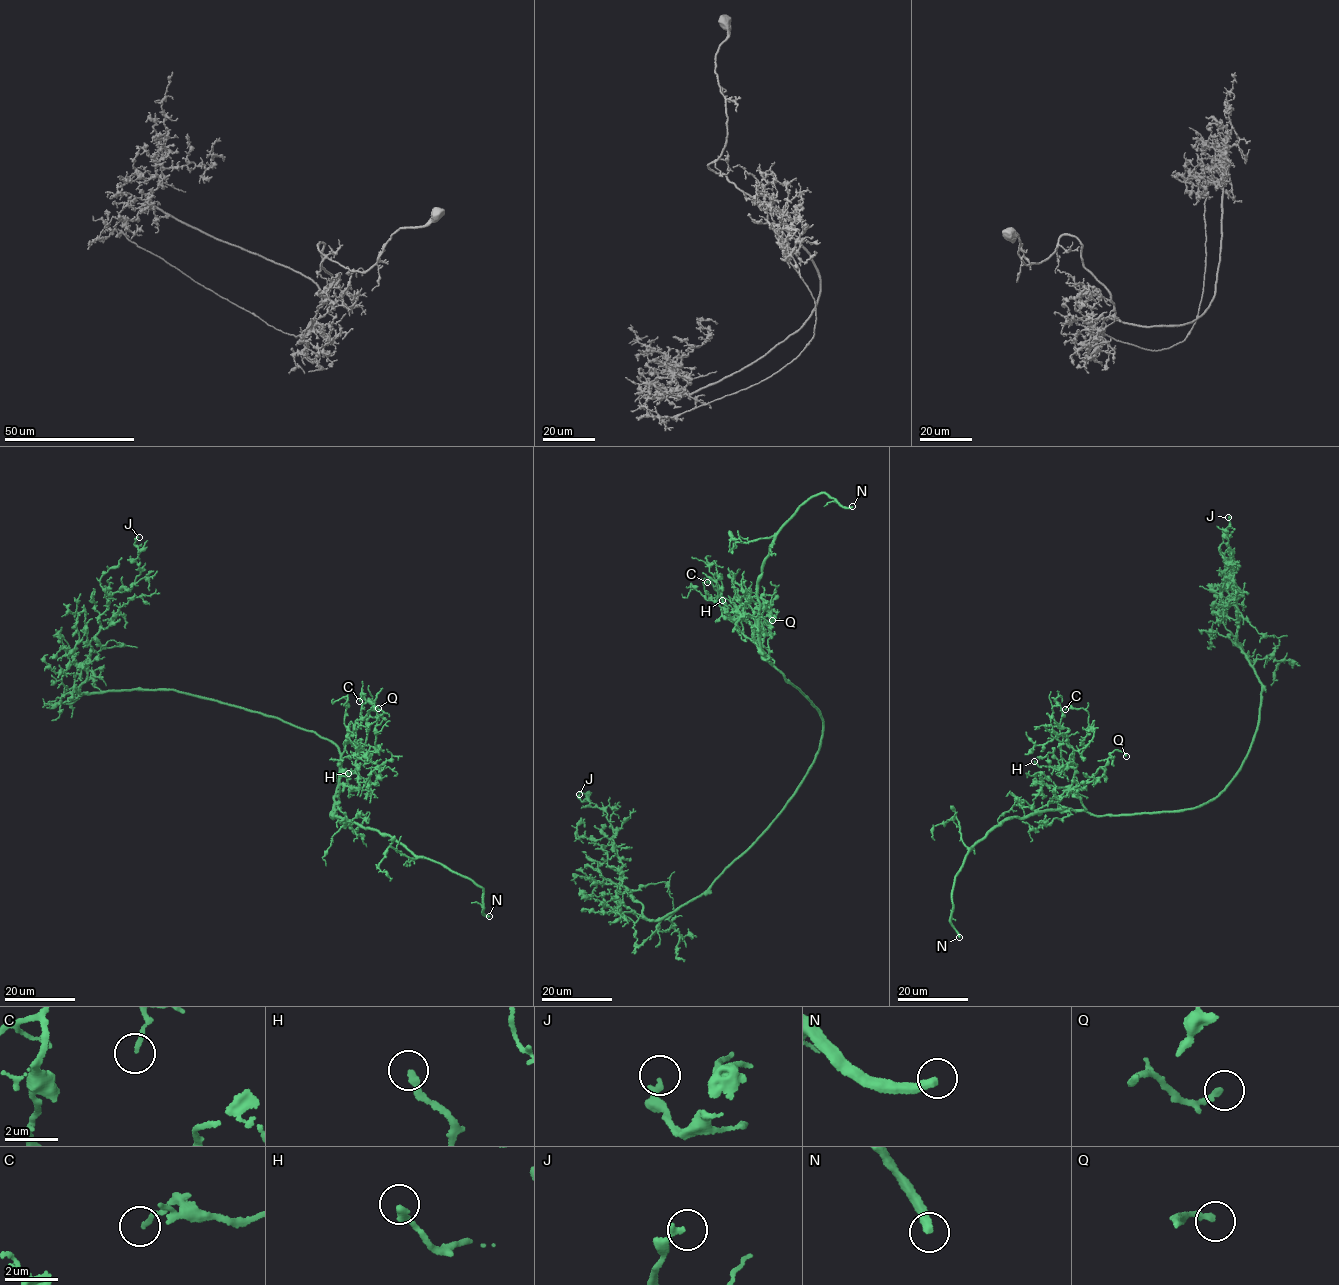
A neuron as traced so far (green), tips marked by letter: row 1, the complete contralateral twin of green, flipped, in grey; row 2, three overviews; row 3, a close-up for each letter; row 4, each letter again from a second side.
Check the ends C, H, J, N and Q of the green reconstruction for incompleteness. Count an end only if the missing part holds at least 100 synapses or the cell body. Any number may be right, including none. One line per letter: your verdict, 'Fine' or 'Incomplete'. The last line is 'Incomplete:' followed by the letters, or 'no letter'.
C: Fine
H: Fine
J: Fine
N: Incomplete
Q: Fine
Incomplete: N

